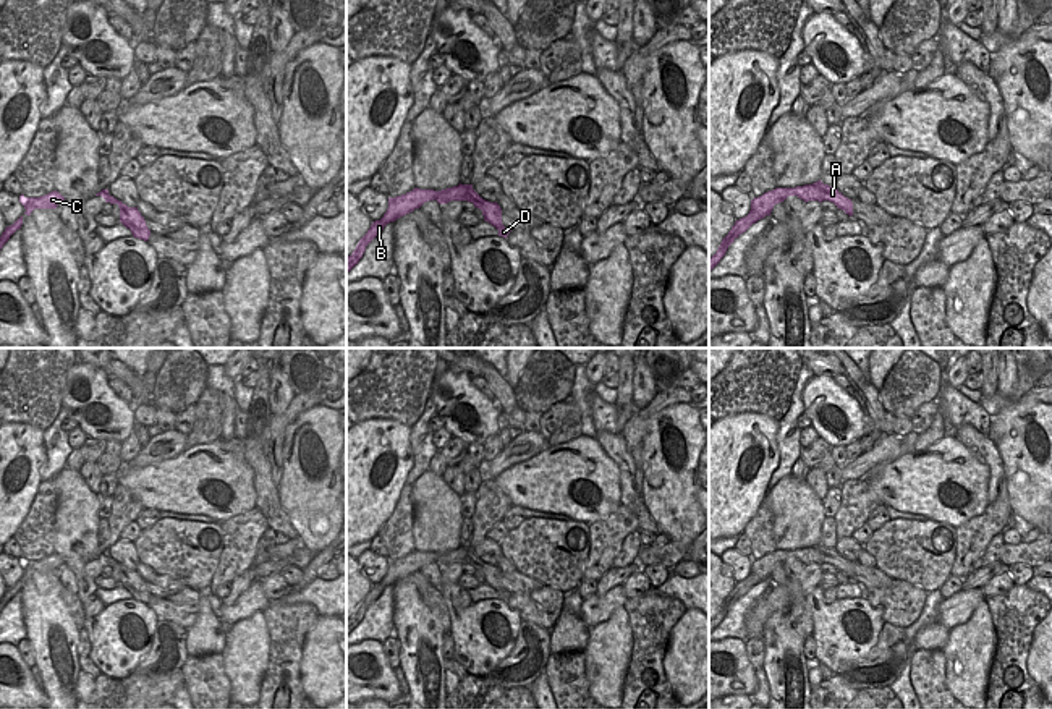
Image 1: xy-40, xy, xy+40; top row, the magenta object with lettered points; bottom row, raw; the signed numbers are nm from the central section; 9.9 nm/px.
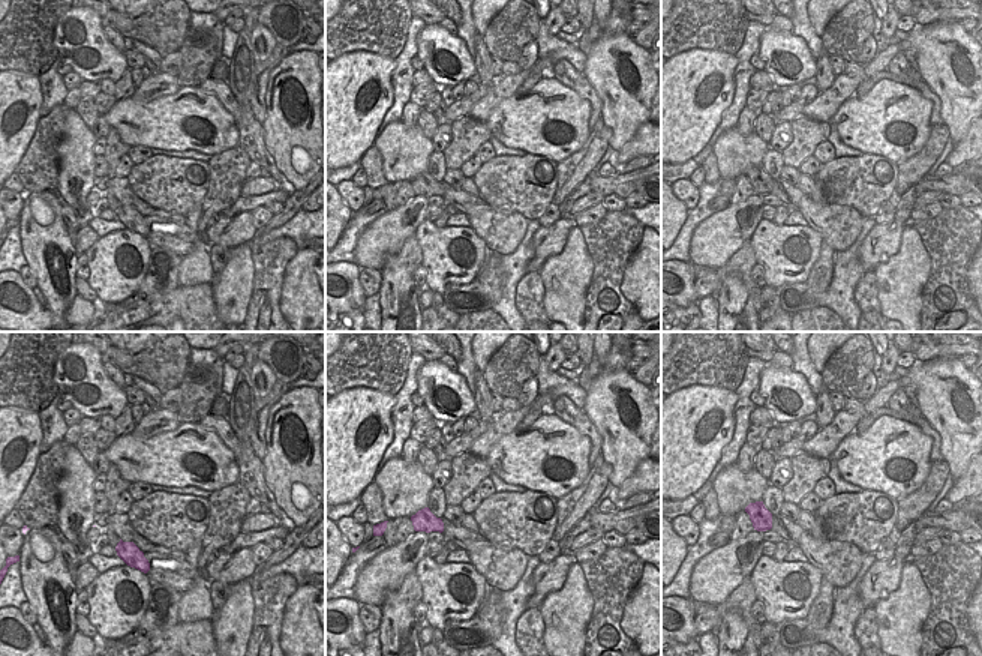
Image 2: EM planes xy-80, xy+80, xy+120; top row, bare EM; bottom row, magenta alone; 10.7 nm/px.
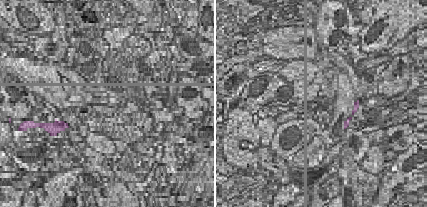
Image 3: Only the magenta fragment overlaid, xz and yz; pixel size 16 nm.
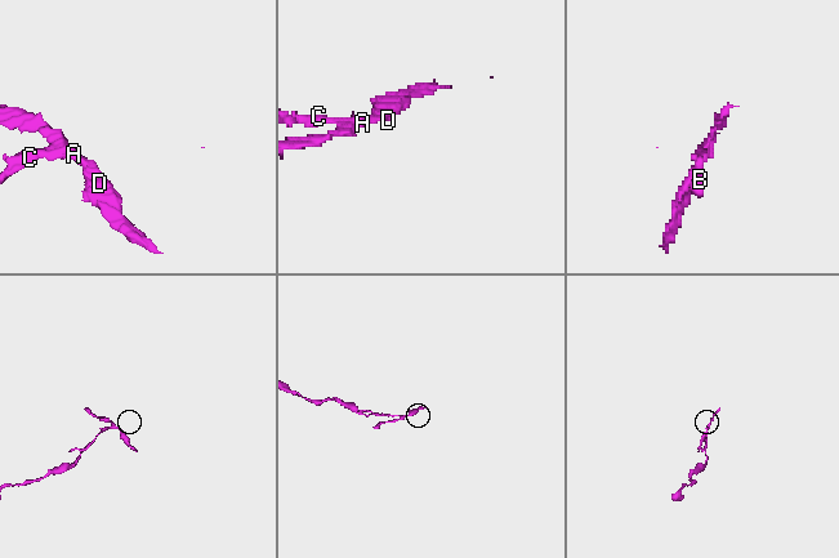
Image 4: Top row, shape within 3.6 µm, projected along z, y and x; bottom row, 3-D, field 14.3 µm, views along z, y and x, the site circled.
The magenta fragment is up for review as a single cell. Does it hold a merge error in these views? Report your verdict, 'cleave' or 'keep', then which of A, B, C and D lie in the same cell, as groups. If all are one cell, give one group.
cleave; A D / B C

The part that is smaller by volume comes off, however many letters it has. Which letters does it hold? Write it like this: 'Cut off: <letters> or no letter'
Cut off: A, D

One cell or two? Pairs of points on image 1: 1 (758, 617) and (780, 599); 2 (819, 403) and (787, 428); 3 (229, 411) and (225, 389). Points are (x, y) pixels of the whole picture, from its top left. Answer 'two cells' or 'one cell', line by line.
1: one cell
2: two cells
3: one cell

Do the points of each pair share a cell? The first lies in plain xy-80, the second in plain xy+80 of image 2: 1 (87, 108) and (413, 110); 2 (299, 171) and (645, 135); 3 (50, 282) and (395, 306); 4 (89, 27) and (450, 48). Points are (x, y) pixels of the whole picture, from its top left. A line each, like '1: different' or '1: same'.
1: different
2: different
3: same
4: same

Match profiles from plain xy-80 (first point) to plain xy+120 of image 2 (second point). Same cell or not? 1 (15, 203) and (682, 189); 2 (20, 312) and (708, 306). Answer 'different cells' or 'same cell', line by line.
1: same cell
2: different cells

